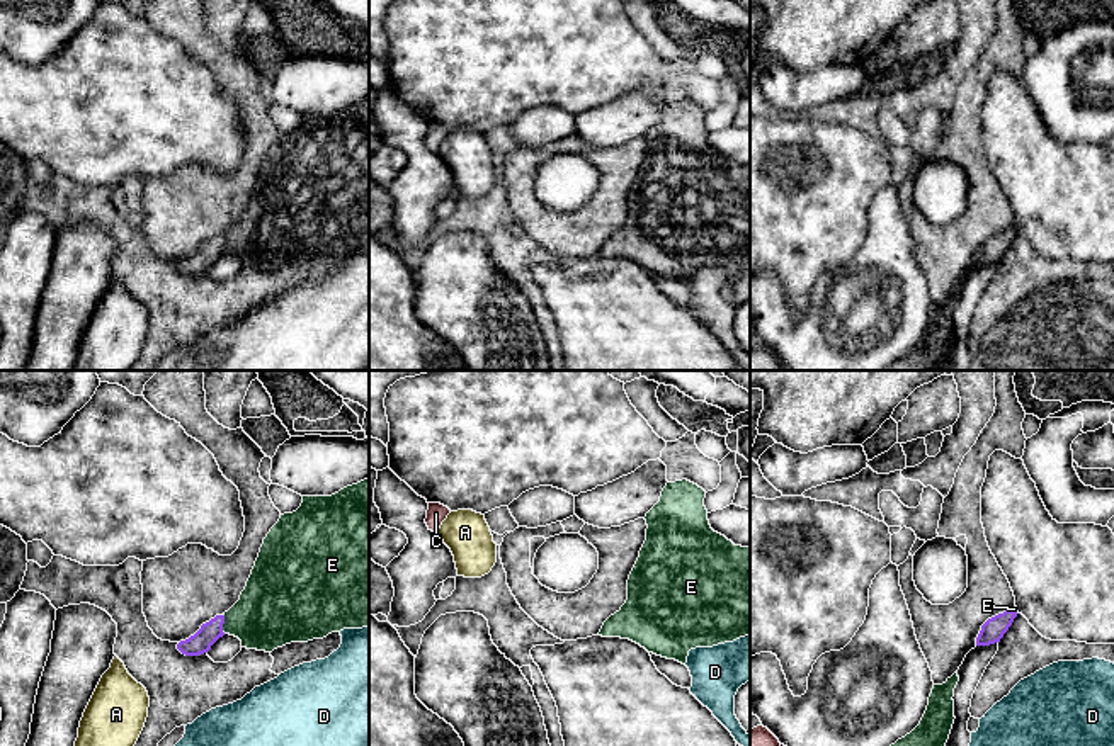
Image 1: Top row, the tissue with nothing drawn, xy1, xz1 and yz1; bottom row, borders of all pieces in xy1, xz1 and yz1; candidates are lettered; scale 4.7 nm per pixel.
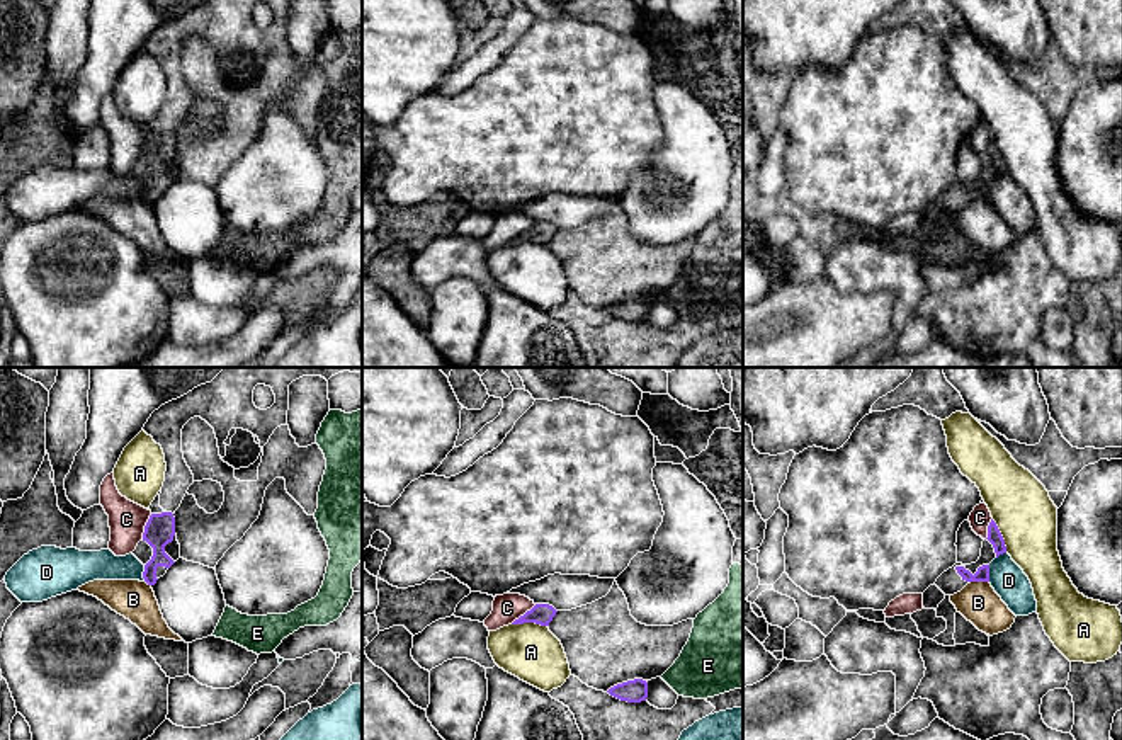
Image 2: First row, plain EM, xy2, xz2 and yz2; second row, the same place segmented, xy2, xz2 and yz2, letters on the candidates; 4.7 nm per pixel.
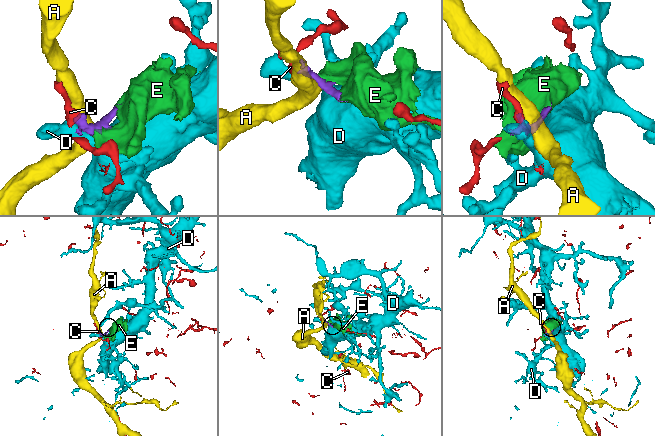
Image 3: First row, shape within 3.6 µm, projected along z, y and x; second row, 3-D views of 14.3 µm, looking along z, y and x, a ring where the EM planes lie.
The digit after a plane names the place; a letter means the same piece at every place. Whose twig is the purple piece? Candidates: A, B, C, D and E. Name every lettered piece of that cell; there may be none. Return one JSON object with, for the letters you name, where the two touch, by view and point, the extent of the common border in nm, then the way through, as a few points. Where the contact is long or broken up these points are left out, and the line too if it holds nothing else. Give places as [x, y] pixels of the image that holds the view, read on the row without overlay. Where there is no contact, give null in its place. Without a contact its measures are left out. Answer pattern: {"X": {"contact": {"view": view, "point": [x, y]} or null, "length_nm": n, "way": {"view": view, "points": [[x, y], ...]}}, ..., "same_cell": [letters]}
{"E": {"contact": {"view": "xy1", "point": [223, 242]}, "length_nm": 90}, "same_cell": ["E"]}

